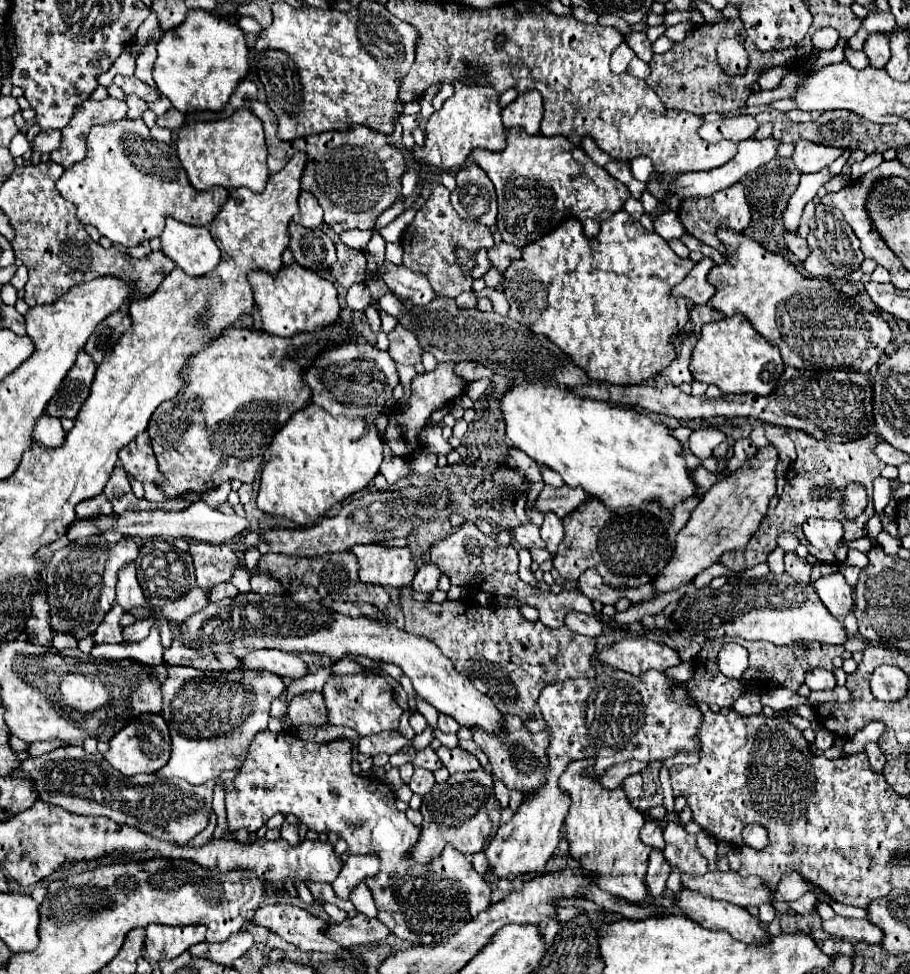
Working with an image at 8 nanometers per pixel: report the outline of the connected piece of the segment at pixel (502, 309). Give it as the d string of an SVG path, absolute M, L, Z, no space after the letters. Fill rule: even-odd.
M484 288L480 292L471 290L472 294L477 298L490 298L493 304L493 311L500 314L500 316L506 317L509 311L509 303L502 292L496 292L494 288Z

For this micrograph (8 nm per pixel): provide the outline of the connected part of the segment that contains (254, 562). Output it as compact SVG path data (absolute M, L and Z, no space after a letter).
M250 548L250 550L246 550L246 556L244 556L244 564L246 564L248 572L252 572L252 574L260 574L260 572L256 570L260 556L262 556L262 554L260 554L256 548Z

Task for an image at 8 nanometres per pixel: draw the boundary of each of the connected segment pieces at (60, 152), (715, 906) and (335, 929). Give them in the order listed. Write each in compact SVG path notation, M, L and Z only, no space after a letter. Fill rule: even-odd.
M110 96L100 102L84 100L74 108L72 120L62 130L62 144L58 150L50 154L50 160L58 162L64 168L72 168L74 162L86 156L86 136L90 128L94 124L118 122L126 118L126 112L128 112L128 106L124 100L116 100Z
M680 886L676 892L676 906L694 922L710 930L728 930L732 938L746 944L762 944L768 934L758 926L758 918L752 918L746 908L722 902L710 896L702 896L696 890Z
M358 914L354 918L346 918L340 924L332 922L328 934L330 938L336 938L338 944L350 948L370 942L382 942L388 938L390 930L378 918L368 918L364 914Z

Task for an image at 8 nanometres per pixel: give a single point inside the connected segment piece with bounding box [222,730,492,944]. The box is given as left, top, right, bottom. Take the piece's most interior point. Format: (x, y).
(418, 902)

